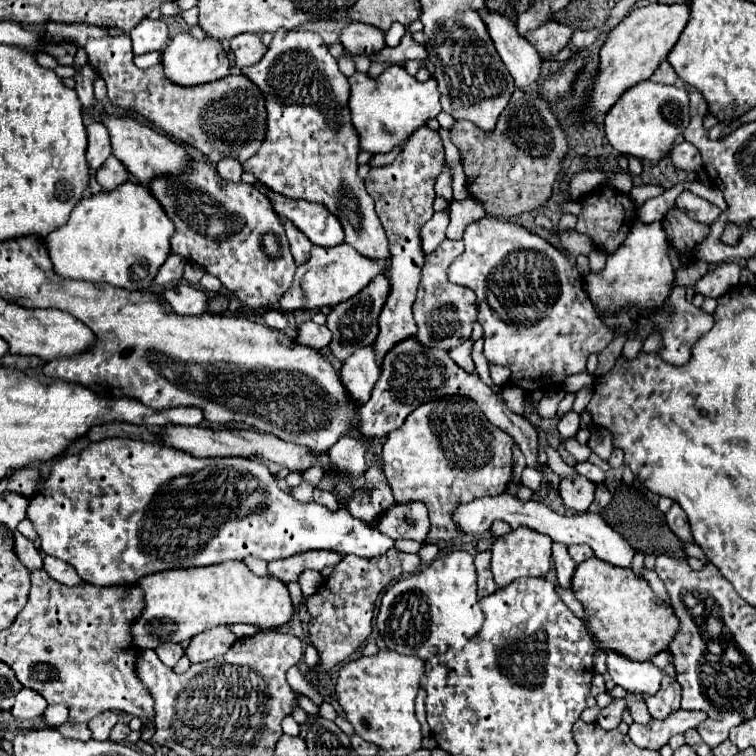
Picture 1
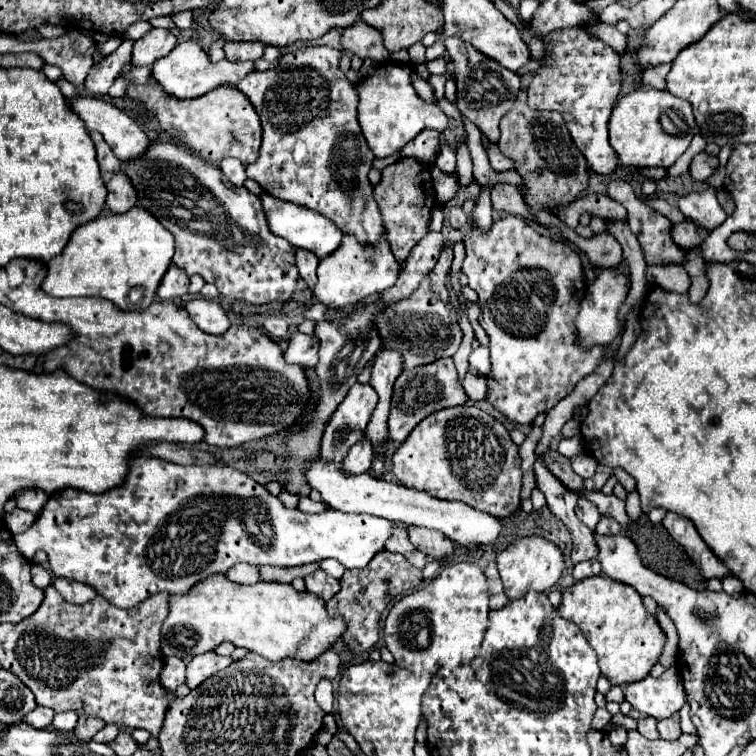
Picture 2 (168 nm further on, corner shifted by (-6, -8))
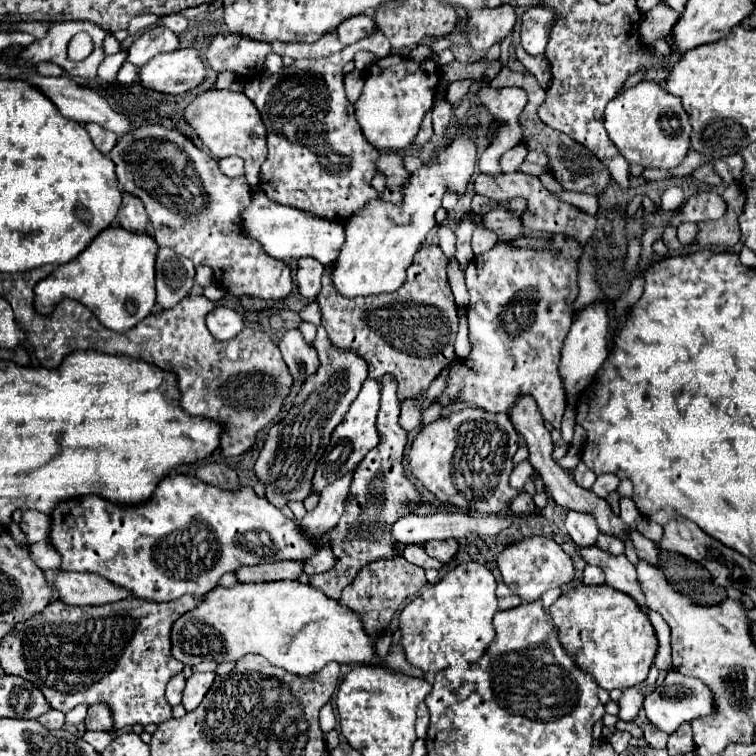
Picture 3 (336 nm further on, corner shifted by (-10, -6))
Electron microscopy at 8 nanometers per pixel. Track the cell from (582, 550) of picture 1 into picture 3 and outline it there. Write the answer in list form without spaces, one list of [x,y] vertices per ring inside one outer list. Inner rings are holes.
[[[585,566],[583,584],[597,586],[597,584],[603,584],[603,582],[605,582],[605,574],[603,574],[603,570],[599,570],[599,566]]]

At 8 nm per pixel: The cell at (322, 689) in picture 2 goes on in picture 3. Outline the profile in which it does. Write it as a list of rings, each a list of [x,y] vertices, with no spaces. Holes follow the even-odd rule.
[[[325,704],[325,706],[323,706],[321,716],[319,716],[319,726],[321,726],[321,730],[323,730],[325,734],[327,734],[327,732],[331,732],[331,730],[335,730],[337,720],[335,720],[335,714],[333,714],[331,704]]]

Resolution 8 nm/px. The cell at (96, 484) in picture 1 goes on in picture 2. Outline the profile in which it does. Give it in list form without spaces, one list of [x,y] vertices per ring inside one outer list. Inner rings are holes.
[[[133,456],[129,458],[129,472],[121,486],[101,494],[75,488],[59,490],[49,496],[35,524],[13,538],[27,560],[41,548],[47,552],[47,562],[55,576],[79,580],[95,588],[107,602],[119,608],[131,608],[155,592],[183,594],[209,574],[227,572],[239,562],[291,568],[335,558],[345,568],[365,568],[383,550],[395,526],[399,524],[371,514],[345,514],[333,508],[321,514],[305,514],[299,508],[287,508],[263,484],[219,462],[211,466],[179,466],[161,458]]]

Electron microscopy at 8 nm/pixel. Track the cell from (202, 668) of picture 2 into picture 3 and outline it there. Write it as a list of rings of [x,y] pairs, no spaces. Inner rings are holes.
[[[203,672],[203,674],[191,674],[191,678],[187,680],[187,686],[183,690],[183,700],[181,704],[185,706],[187,712],[199,708],[201,700],[205,698],[207,690],[211,688],[215,680],[215,672]]]

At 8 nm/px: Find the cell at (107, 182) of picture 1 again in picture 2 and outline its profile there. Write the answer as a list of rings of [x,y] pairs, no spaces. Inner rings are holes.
[[[121,172],[113,174],[111,180],[105,182],[107,186],[107,208],[115,214],[127,212],[129,208],[133,208],[137,204],[137,196],[135,196],[135,188],[131,188],[131,180],[127,180],[127,176],[123,176]]]

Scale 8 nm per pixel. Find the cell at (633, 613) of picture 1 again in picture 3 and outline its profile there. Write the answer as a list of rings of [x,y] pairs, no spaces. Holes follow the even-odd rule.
[[[579,584],[569,592],[561,594],[559,600],[549,608],[549,622],[555,626],[561,646],[569,654],[573,654],[577,666],[583,668],[583,672],[591,678],[597,678],[597,686],[605,688],[607,692],[611,692],[613,688],[627,690],[631,686],[639,686],[647,678],[647,672],[657,654],[657,638],[647,614],[635,604],[635,600],[627,598],[627,594],[619,594],[617,590],[611,590],[611,586],[607,584]]]

